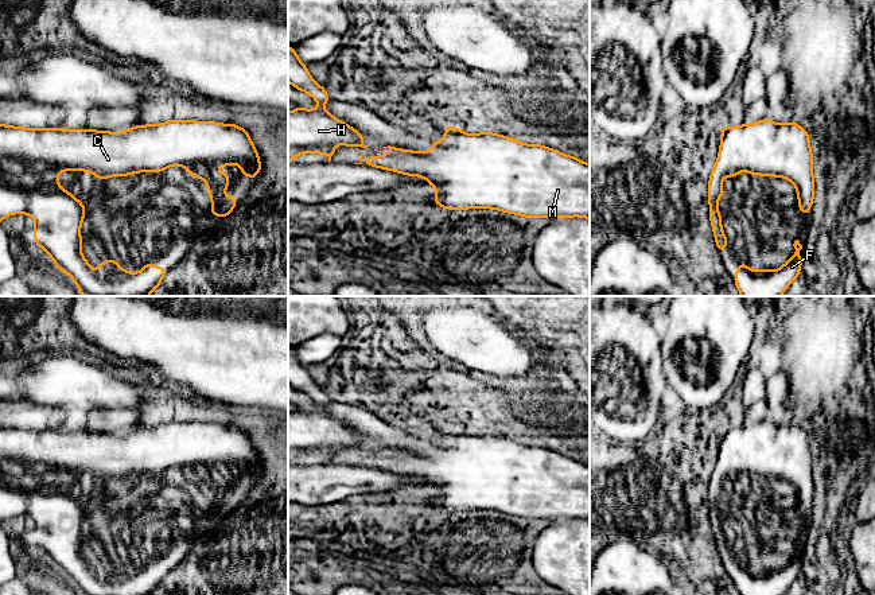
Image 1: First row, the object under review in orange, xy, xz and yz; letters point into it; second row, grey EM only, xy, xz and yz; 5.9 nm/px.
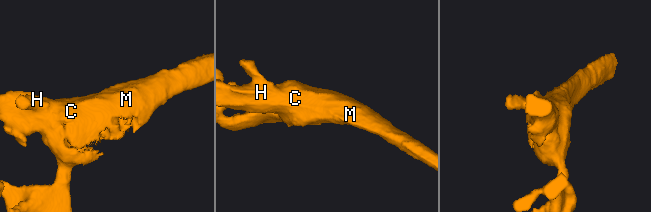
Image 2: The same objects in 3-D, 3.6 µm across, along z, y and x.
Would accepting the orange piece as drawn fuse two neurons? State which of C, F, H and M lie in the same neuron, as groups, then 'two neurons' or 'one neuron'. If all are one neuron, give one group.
groups C F H M; one neuron

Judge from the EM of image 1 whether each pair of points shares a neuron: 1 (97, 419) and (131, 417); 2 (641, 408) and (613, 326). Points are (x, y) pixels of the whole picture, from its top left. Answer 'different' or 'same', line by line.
1: same
2: same

